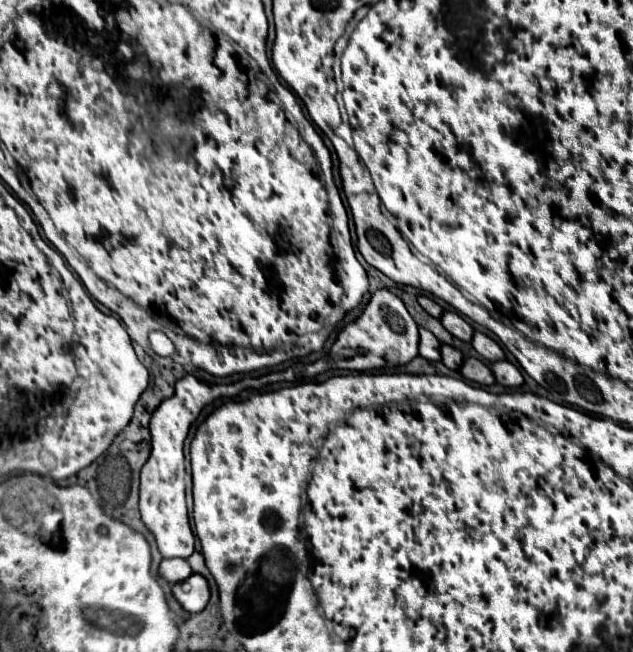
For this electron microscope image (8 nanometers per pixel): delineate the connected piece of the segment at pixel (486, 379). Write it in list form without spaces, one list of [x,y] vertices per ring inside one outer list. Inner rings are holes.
[[[465,359],[463,367],[459,371],[467,381],[473,381],[479,385],[493,385],[495,383],[493,371],[485,363],[481,363],[479,359]]]

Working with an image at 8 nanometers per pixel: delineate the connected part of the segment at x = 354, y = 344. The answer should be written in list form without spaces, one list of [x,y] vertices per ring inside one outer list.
[[[379,289],[373,293],[361,317],[339,331],[339,337],[329,351],[329,363],[335,369],[347,369],[347,371],[371,371],[371,369],[395,367],[415,359],[417,347],[419,347],[417,323],[407,313],[403,301],[387,289]]]

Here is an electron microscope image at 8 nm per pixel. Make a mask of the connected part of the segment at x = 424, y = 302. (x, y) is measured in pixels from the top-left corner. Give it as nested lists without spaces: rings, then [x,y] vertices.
[[[419,295],[417,301],[419,301],[419,305],[421,305],[429,315],[433,315],[433,317],[437,317],[437,319],[443,315],[443,309],[441,309],[433,299],[429,299],[429,297],[425,297],[425,295]]]

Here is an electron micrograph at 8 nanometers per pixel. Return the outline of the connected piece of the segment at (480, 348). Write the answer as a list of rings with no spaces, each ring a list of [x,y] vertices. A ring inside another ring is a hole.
[[[477,331],[477,333],[473,335],[471,345],[475,347],[475,351],[477,351],[481,357],[485,357],[485,359],[491,361],[491,363],[505,359],[505,353],[503,353],[503,349],[499,347],[499,343],[495,343],[495,341],[493,341],[489,335],[485,335],[485,333],[479,333],[479,331]]]

